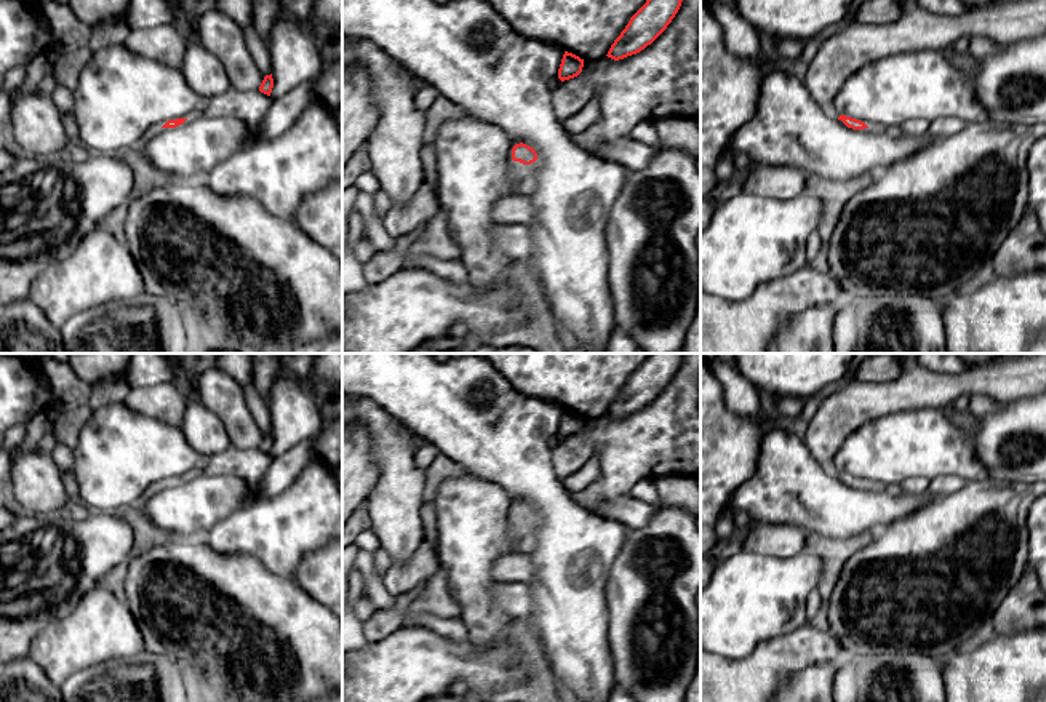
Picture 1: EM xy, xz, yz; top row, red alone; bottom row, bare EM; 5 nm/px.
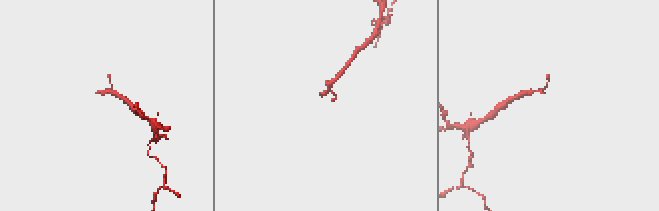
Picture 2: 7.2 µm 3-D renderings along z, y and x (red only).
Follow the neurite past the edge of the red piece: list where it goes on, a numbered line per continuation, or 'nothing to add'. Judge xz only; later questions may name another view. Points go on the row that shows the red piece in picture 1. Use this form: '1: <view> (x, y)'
1: xz (517, 170)

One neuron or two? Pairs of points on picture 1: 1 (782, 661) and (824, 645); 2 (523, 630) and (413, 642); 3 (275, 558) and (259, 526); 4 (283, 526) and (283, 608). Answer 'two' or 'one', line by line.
1: one
2: one
3: one
4: two

